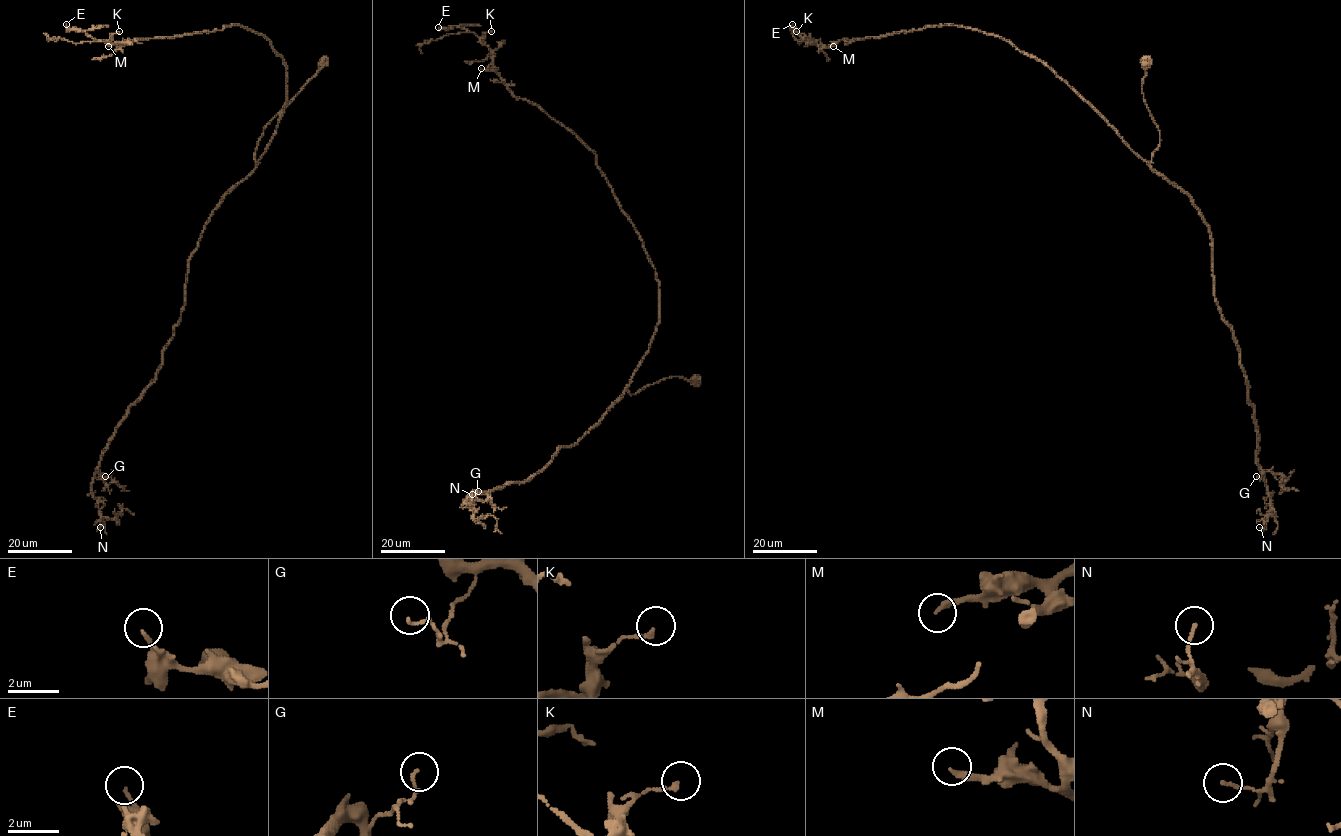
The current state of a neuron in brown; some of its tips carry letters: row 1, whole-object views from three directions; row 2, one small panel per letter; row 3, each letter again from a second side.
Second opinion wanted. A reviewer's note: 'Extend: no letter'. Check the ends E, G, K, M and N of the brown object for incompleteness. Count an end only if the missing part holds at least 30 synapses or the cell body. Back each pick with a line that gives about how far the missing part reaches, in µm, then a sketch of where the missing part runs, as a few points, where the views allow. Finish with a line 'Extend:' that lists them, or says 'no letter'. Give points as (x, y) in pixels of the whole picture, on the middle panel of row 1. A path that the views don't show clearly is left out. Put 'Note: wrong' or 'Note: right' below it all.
M: missing 15 µm; course (481, 68), (460, 48), (450, 48), (447, 53)
Extend: M
Note: wrong

